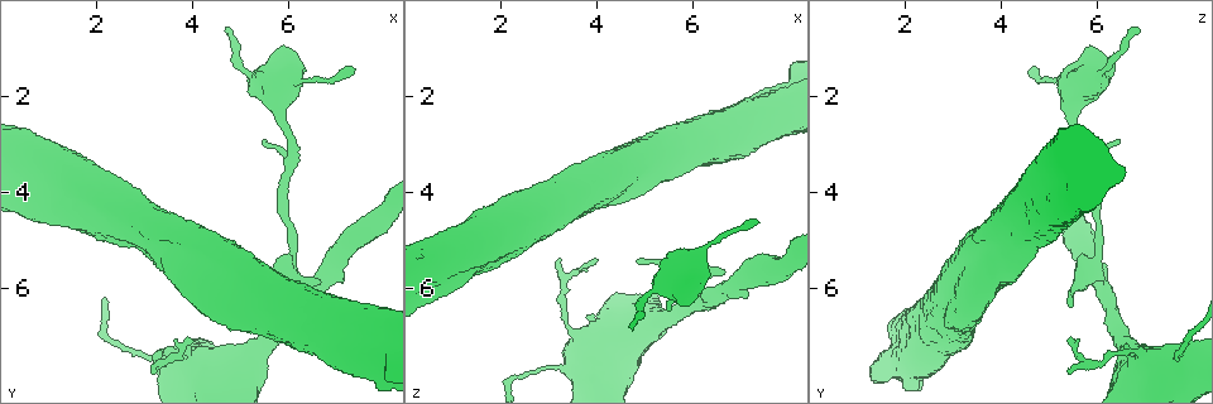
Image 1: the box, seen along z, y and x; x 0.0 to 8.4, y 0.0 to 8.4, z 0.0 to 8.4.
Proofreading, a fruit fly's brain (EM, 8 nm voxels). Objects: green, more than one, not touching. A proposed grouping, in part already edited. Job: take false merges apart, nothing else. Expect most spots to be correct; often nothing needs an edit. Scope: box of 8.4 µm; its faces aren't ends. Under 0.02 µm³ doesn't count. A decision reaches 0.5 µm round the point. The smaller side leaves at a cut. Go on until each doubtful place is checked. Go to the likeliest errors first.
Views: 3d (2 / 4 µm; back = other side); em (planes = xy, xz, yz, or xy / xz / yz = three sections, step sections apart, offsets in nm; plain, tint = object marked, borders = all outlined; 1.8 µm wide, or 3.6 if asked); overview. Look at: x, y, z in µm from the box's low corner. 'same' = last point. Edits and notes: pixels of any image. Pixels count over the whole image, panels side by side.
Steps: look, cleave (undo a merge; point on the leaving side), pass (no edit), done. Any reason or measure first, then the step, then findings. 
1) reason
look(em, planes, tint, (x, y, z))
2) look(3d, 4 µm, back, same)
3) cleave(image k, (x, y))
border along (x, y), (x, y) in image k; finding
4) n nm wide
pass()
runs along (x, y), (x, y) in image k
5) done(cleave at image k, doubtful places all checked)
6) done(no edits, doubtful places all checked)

thick turns thin
look(3d, 4 µm, (3.75, 7.55, 7.05))

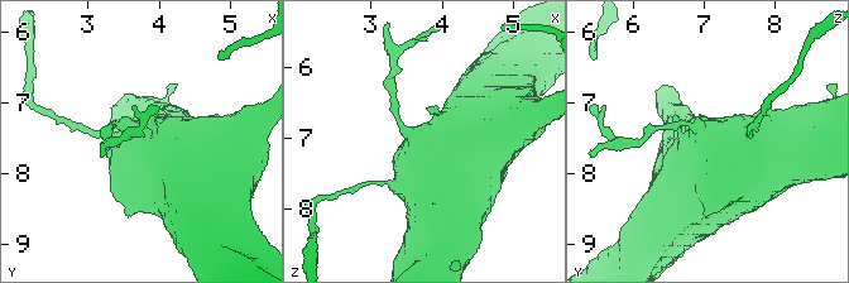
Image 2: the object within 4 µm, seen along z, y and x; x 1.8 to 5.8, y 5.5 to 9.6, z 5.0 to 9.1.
look(em, 3.6 µm, planes, plain, (3.75, 7.50, 7.10))

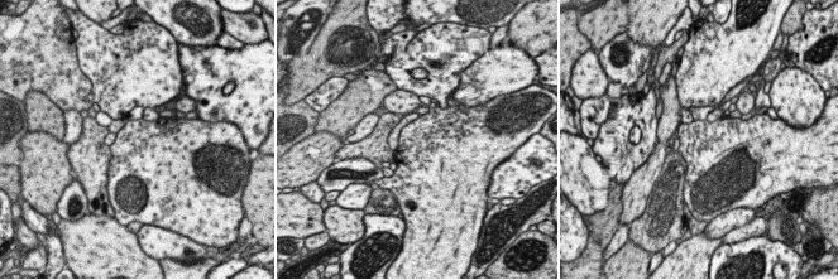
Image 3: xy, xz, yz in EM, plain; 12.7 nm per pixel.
see the neighbours
look(em, 3.6 µm, planes, borders, same)

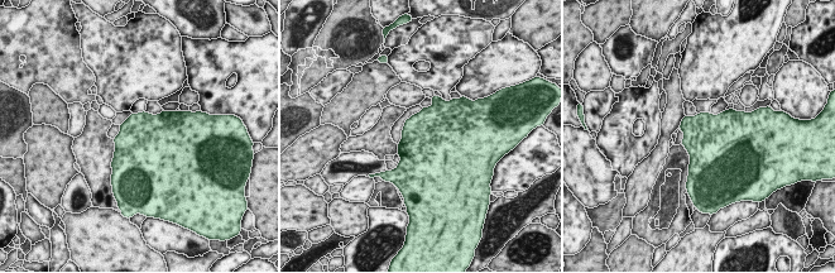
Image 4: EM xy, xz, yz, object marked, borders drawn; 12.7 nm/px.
pass()
continuous, no second neuron

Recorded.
abrupt turn
look(3d, 4 µm, (5.75, 2.00, 5.60))

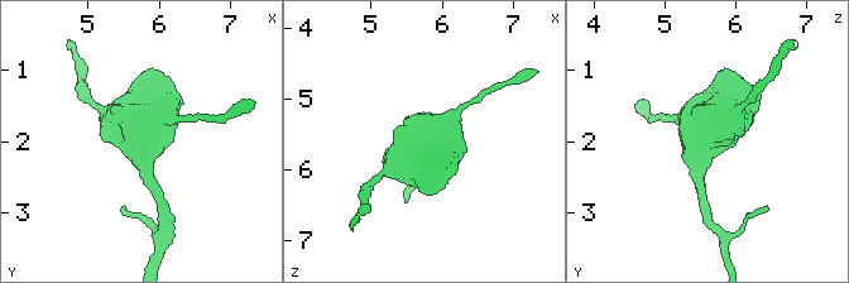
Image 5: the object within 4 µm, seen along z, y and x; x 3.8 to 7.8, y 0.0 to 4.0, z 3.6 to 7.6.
need the tissue
look(em, 3.6 µm, planes, tint, (5.80, 2.00, 5.55))

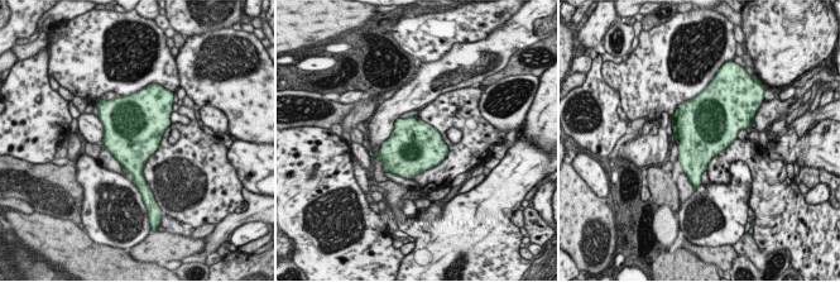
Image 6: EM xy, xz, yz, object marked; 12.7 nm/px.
650 nm wide
pass()
continuous, no second neuron

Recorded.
side arm on a straight run
look(em, yz, step 16, plain, (6.25, 6.20, 6.25))

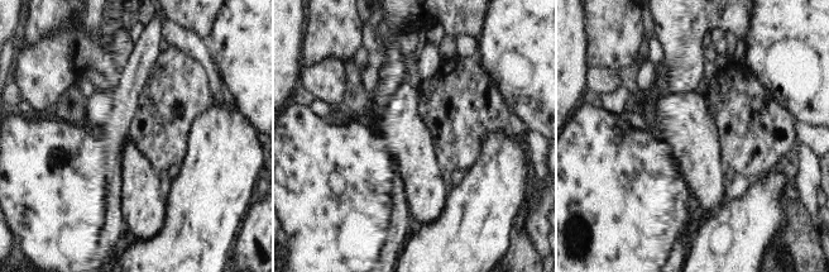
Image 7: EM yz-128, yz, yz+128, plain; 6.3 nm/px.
with the object marked
look(em, yz, step 16, tint, same)

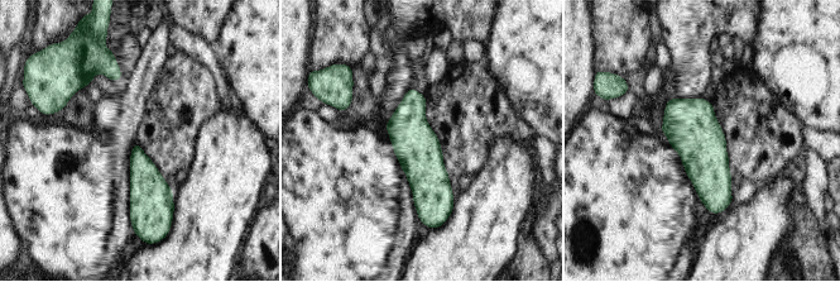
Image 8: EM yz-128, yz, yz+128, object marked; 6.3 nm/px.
100 nm wide
pass()
runs along (412, 91), (428, 216) in image 8; continuous, no second neuron

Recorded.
done(no edits, doubtful places all checked)

